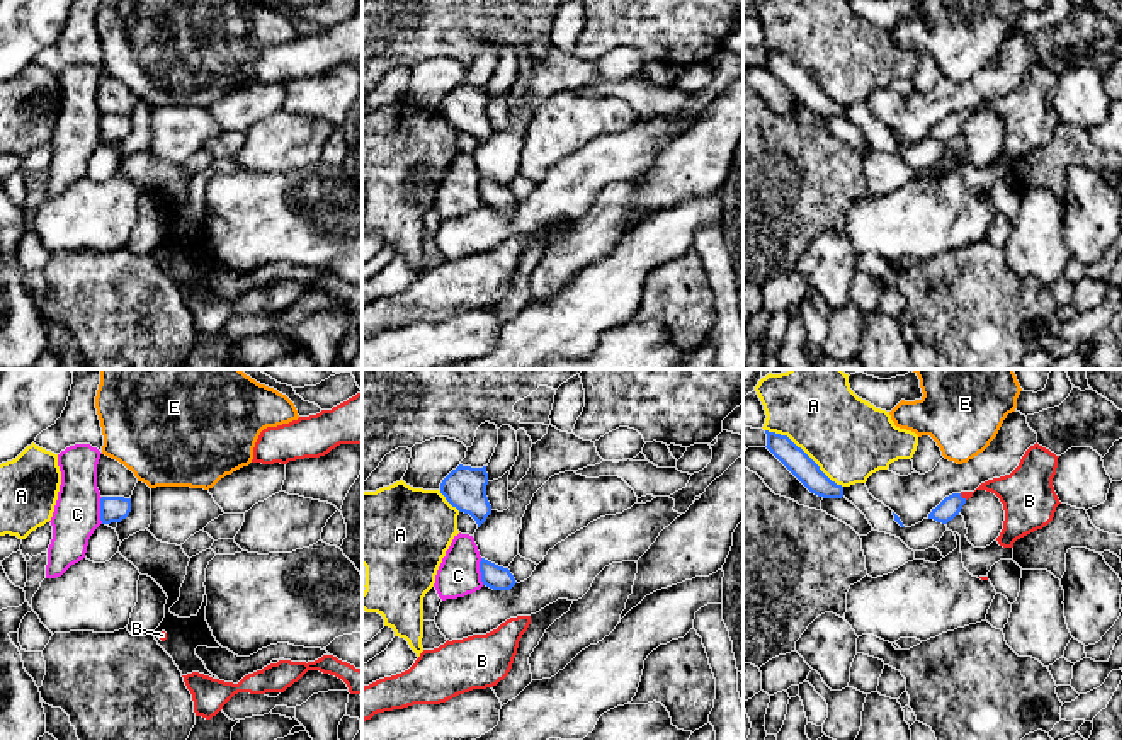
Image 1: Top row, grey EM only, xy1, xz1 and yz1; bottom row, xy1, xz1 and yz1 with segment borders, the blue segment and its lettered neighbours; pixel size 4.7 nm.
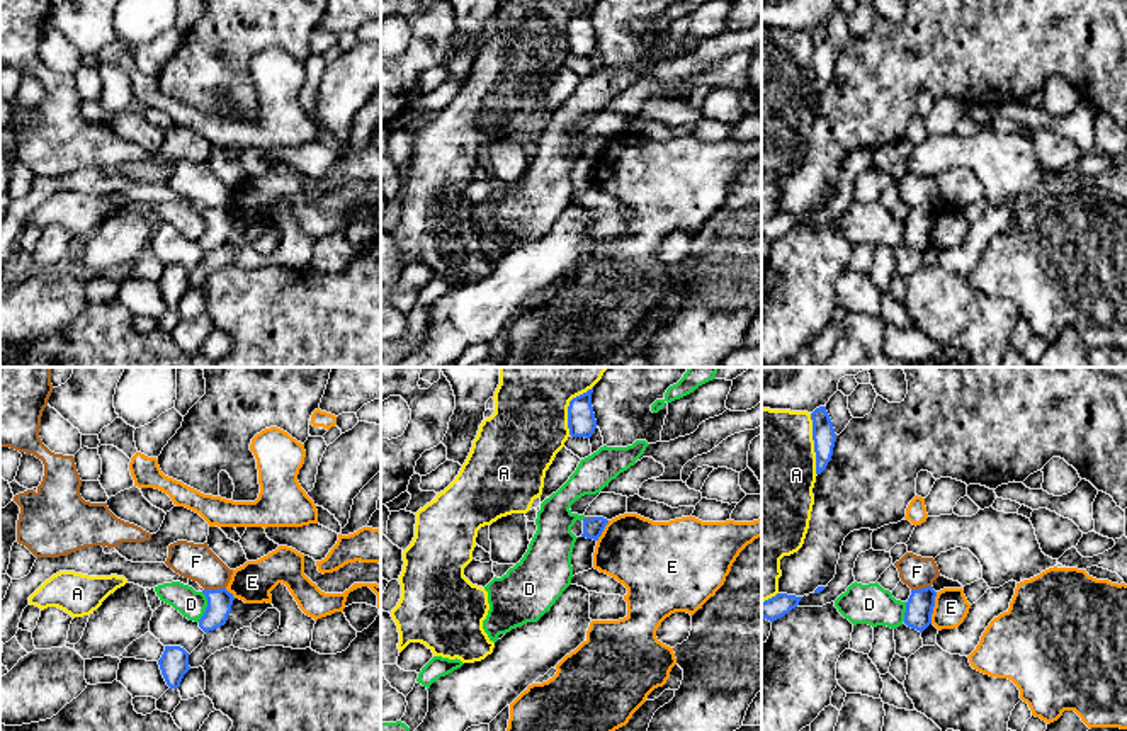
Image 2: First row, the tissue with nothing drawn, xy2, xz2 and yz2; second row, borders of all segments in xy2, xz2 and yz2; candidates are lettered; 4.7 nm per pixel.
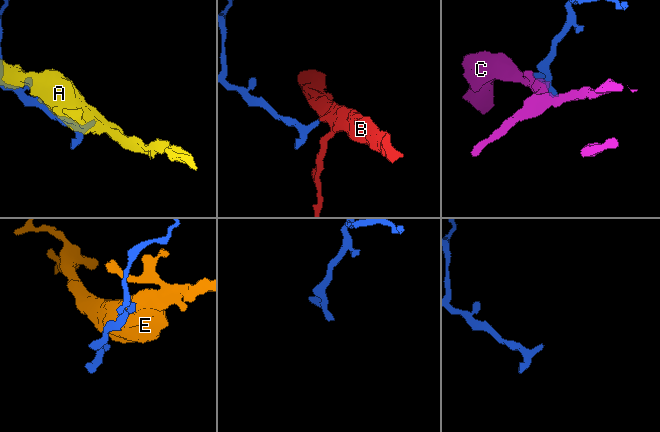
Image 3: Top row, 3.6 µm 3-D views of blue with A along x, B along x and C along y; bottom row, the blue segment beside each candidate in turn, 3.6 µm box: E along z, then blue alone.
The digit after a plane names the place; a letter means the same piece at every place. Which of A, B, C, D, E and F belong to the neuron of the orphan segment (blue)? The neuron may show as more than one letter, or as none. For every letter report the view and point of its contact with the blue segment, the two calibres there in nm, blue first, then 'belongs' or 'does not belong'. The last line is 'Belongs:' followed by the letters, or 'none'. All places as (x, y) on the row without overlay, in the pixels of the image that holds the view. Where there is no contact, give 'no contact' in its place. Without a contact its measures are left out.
A: yz1 (805, 72) | 110/380 nm | does not belong
B: yz1 (961, 116) | 100/160 nm | belongs
C: xy1 (101, 130) | 130/220 nm | does not belong
D: xy2 (206, 226) | 120/140 nm | does not belong
E: yz2 (934, 225) | 130/160 nm | does not belong
F: xy2 (215, 209) | 120/180 nm | does not belong
Belongs: B

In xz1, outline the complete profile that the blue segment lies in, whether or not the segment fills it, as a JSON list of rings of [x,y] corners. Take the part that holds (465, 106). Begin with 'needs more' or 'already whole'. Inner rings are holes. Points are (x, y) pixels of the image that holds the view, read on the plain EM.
already whole; [[[459,83],[442,99],[440,112],[459,131],[469,133],[480,146],[491,133],[486,104],[486,85],[471,87]]]

